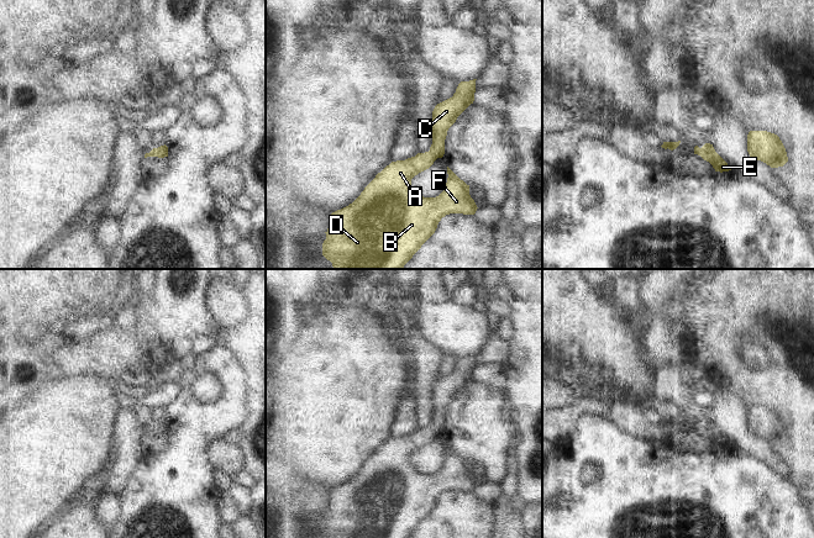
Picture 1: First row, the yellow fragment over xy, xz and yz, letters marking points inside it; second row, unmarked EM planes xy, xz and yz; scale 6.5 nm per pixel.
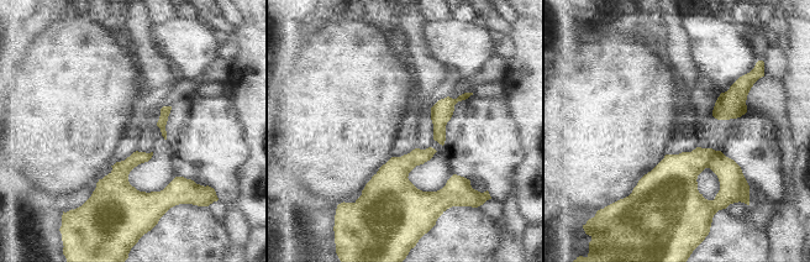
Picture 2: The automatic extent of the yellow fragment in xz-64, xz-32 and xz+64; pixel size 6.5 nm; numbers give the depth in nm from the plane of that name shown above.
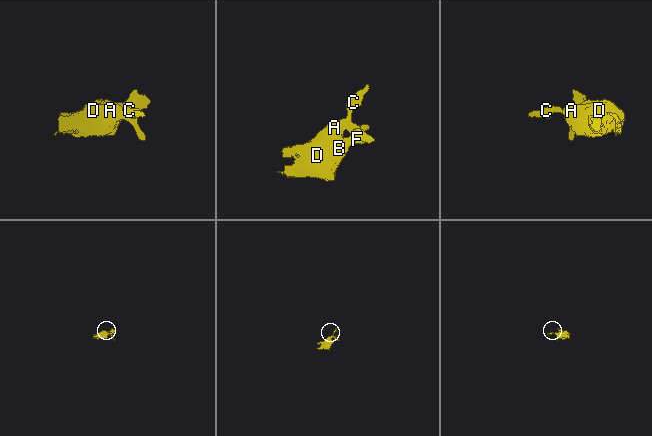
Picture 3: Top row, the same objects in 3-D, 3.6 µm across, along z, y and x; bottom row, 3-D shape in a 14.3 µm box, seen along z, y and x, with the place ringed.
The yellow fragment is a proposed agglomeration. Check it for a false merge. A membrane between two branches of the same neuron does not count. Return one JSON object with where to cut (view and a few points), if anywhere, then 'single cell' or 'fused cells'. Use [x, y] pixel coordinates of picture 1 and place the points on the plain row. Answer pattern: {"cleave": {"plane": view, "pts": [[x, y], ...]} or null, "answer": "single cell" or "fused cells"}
{"cleave": null, "answer": "single cell"}

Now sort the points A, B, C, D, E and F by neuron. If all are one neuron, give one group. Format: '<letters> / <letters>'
A B C D E F

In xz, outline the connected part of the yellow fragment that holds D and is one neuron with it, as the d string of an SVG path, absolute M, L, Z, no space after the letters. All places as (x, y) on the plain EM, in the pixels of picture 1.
M476 357L461 358L452 374L437 380L432 387L432 421L429 428L417 429L405 437L392 438L364 464L361 471L348 482L331 490L331 497L322 519L322 532L330 538L409 538L421 522L435 510L442 494L450 490L474 491L477 481L469 471L469 461L461 457L447 443L447 459L436 474L424 474L411 464L411 455L429 445L437 434L445 431L445 416L448 405L457 394L474 378Z

